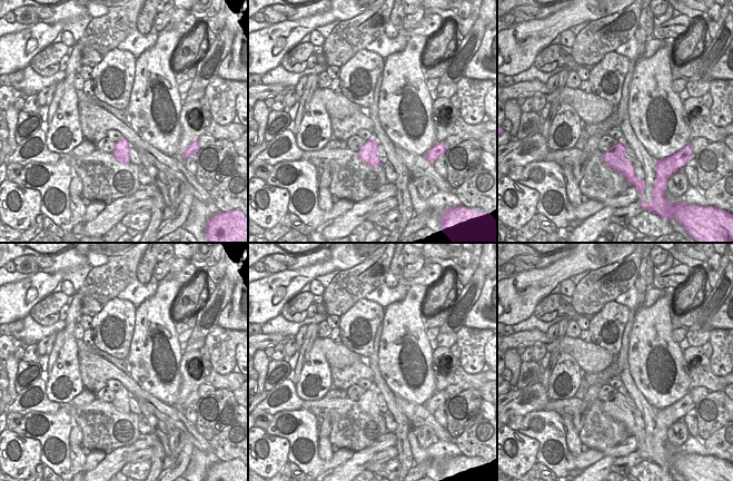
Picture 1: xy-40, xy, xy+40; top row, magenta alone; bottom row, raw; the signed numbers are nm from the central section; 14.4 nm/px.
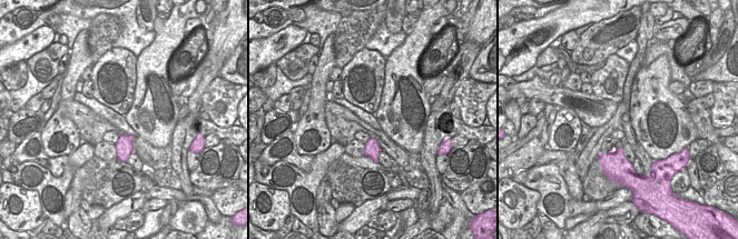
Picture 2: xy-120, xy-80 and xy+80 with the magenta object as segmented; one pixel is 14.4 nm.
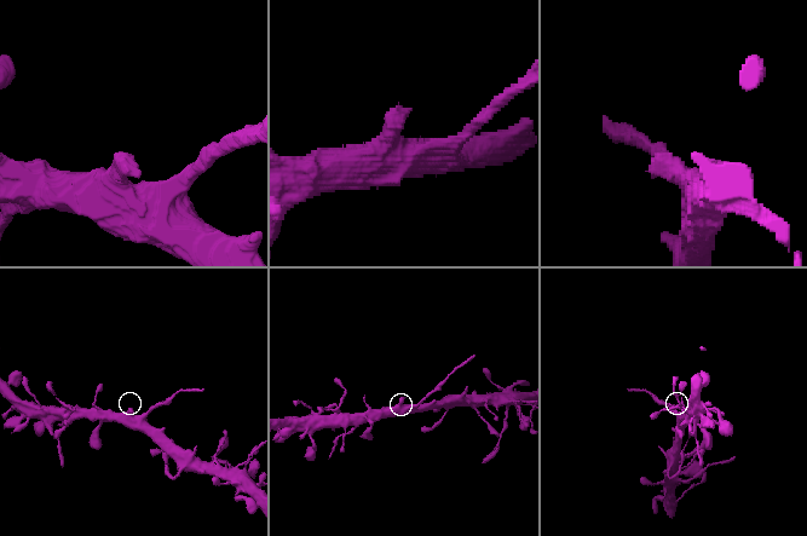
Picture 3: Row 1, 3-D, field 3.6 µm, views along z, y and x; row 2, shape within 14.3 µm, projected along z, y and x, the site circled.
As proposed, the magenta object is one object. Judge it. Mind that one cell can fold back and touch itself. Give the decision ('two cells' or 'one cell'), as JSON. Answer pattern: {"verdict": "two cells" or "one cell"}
{"verdict": "two cells"}

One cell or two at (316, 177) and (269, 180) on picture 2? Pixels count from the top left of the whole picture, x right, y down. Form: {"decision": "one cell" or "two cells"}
{"decision": "one cell"}

